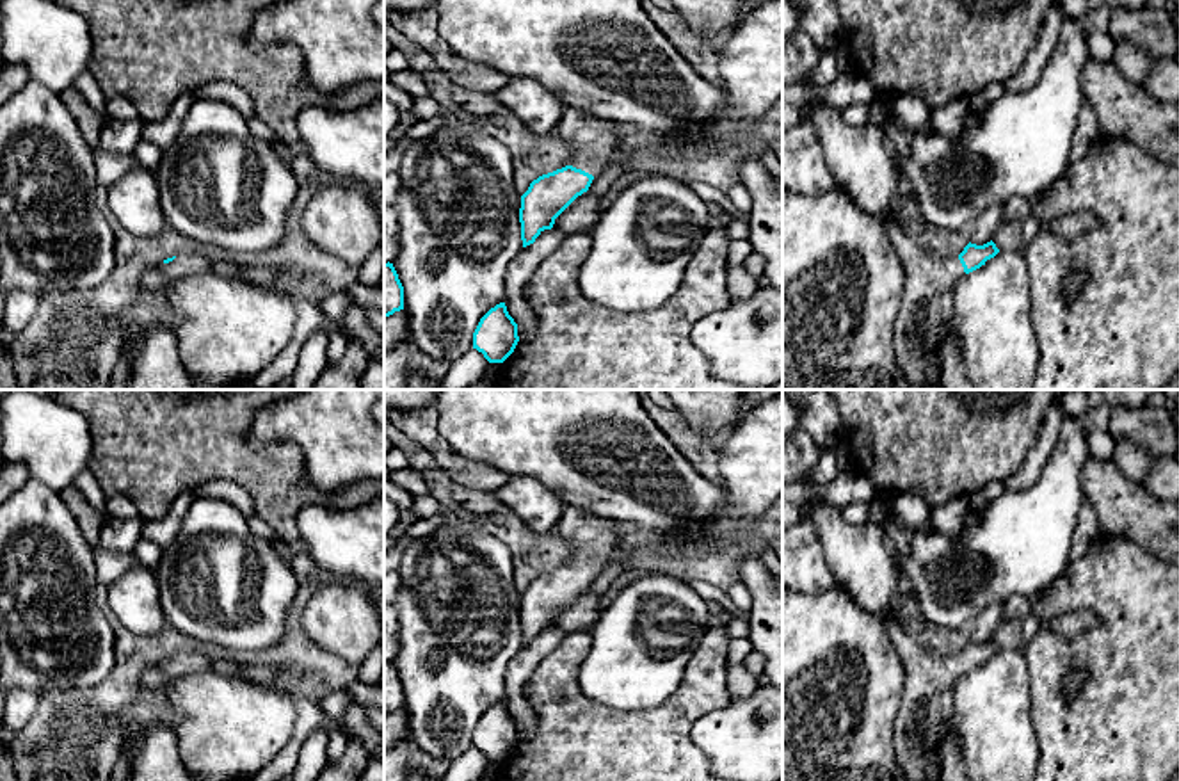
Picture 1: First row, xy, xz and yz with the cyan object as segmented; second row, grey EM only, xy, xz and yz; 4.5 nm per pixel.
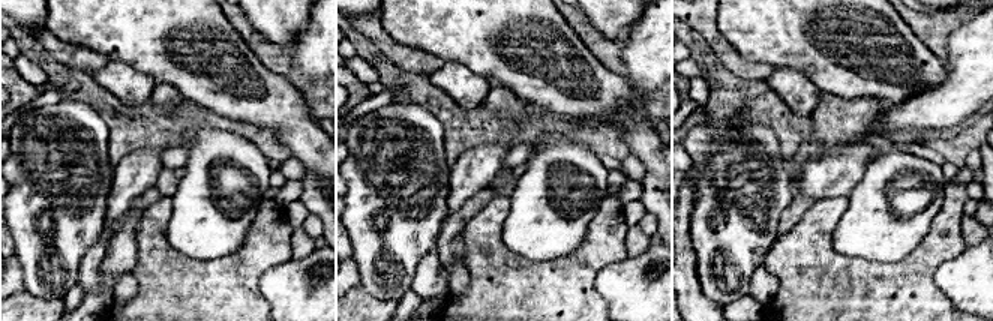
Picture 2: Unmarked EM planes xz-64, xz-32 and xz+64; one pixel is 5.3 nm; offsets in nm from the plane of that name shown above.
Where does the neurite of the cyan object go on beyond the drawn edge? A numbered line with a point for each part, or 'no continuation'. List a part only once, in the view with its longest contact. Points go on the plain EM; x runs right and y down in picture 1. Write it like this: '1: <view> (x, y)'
1: xz (593, 539)

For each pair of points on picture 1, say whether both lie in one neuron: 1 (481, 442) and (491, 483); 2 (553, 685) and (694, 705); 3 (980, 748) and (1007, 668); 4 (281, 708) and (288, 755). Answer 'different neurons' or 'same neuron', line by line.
1: different neurons
2: same neuron
3: same neuron
4: different neurons

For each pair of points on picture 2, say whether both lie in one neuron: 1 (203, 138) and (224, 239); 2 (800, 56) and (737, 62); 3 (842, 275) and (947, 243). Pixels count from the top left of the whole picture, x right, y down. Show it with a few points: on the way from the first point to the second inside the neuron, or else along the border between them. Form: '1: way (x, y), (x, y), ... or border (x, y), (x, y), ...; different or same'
1: way (201, 164), (201, 213); same
2: border (723, 38), (741, 56), (768, 62), (776, 68); different
3: way (867, 275), (909, 275), (921, 263); same

